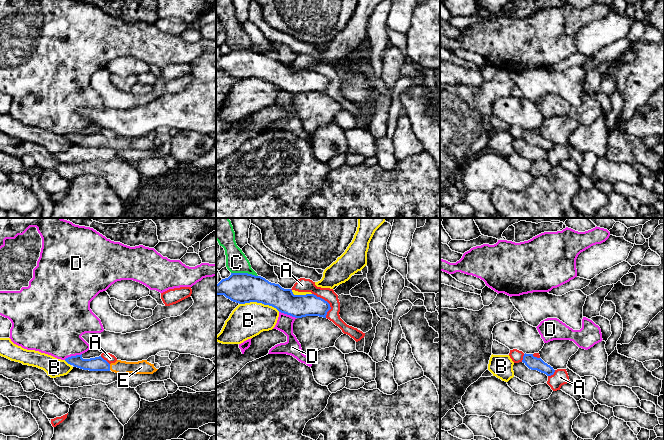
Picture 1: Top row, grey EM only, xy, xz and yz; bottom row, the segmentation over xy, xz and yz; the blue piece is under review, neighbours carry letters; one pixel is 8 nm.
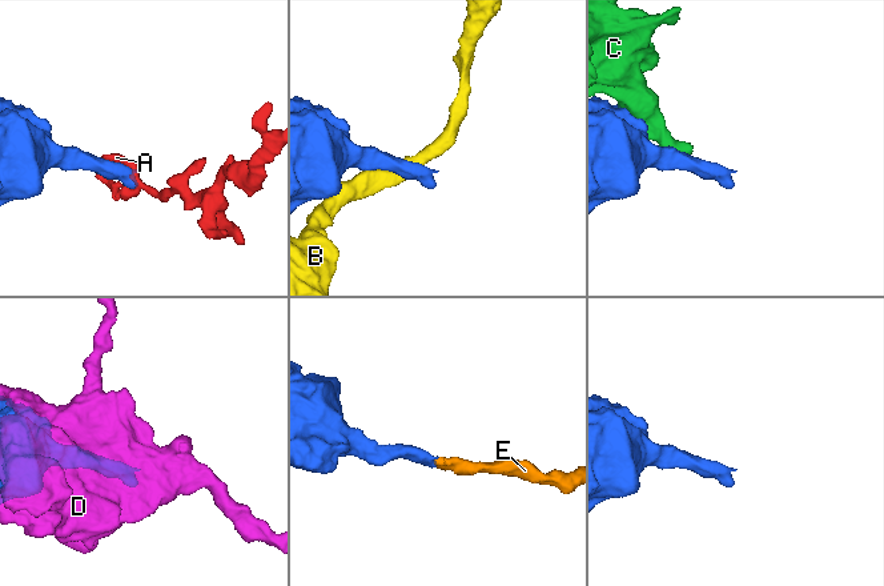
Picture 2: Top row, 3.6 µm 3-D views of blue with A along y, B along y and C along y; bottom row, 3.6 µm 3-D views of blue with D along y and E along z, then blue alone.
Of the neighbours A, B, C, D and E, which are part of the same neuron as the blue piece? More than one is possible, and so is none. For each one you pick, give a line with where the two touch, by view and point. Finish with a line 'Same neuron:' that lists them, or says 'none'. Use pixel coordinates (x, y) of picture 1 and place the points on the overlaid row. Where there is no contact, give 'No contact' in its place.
E: Touches blue at xy (109, 367)
Same neuron: E

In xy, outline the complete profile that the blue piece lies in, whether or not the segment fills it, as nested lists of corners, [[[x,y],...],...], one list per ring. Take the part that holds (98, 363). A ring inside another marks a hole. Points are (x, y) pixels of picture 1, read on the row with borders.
[[[82,354],[71,356],[65,359],[65,361],[73,365],[74,367],[89,370],[89,371],[112,371],[118,374],[136,373],[136,374],[153,374],[158,369],[154,367],[154,364],[149,363],[147,360],[138,362],[126,362],[117,360],[115,363],[109,364],[101,356],[83,359]]]

